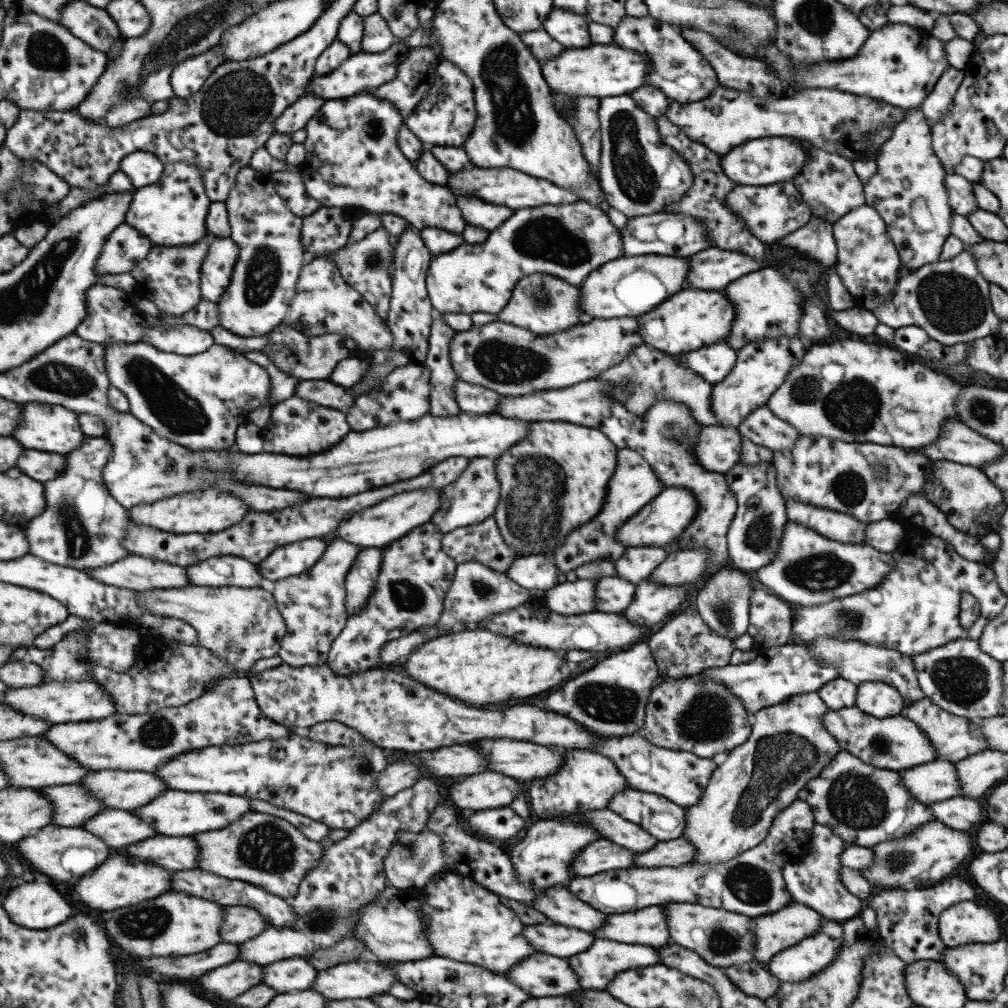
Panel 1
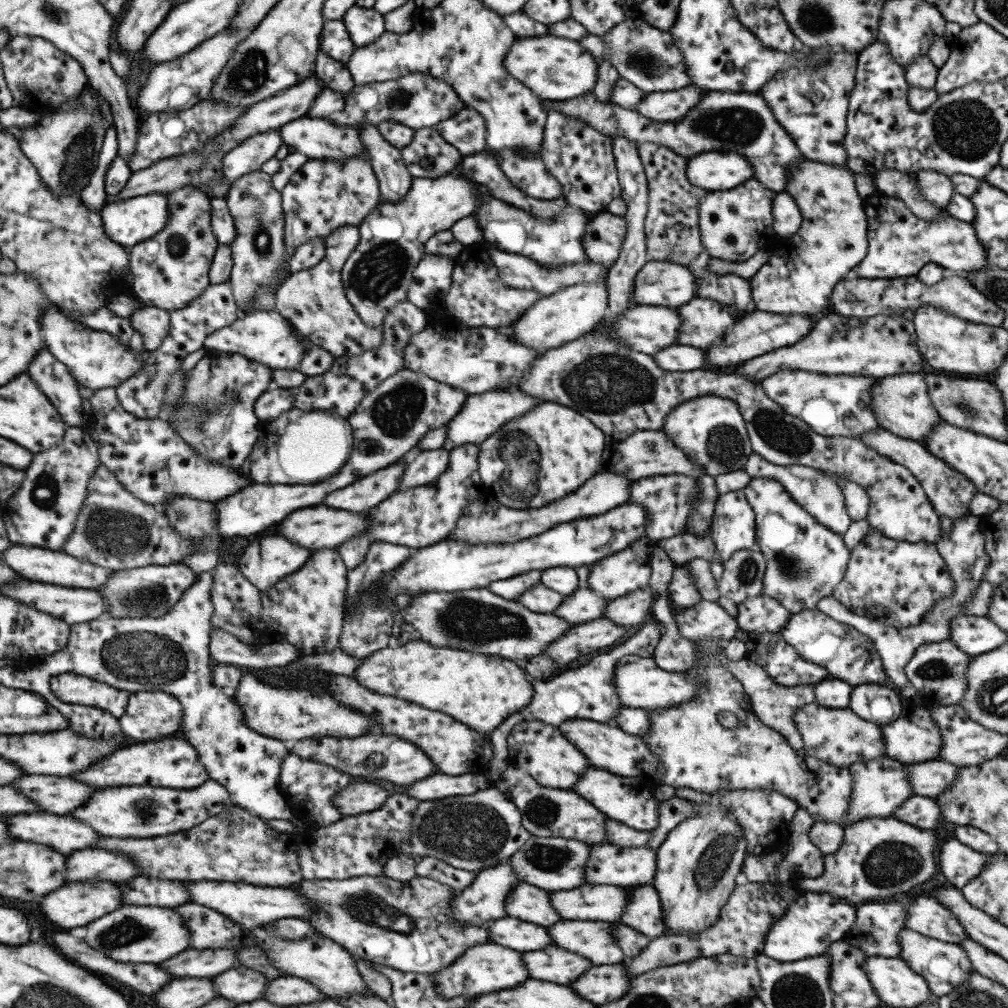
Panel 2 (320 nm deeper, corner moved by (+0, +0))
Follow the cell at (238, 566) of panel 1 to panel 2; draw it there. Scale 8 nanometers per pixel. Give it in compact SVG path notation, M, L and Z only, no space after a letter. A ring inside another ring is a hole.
M181 562L165 566L142 566L124 571L115 571L110 574L105 585L97 590L108 601L108 609L104 616L113 618L159 618L170 611L170 608L179 600L183 591L195 580L197 574L189 570Z

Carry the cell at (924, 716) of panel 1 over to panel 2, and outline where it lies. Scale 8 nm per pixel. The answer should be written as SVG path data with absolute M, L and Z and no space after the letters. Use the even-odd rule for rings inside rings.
M917 706L903 708L903 711L893 722L880 725L880 730L884 756L891 760L903 763L920 763L938 758L938 752L942 745L941 735L930 717L928 706L925 708Z

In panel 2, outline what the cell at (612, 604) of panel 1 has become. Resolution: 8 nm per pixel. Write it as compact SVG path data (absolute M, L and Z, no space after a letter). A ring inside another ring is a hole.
M586 587L577 588L571 594L564 595L559 603L559 606L557 606L552 613L555 616L559 616L559 618L563 618L565 622L568 622L573 626L601 617L607 602L607 600L605 600L602 596L599 596L593 590L589 590Z

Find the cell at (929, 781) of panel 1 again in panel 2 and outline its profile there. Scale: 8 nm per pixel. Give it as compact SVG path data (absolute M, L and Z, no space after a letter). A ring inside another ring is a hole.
M881 756L873 760L850 764L848 771L852 783L848 809L844 818L847 825L866 818L889 817L906 798L913 795L903 762Z

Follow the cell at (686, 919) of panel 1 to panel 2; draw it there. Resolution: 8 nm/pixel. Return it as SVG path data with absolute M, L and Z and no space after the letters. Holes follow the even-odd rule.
M635 885L630 890L633 890L633 894L629 894L627 906L618 922L649 939L667 934L662 921L663 908L652 885Z

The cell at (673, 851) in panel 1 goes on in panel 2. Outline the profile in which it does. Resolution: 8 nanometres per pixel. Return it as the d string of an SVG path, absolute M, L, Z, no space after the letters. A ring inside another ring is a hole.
M608 843L589 845L589 858L585 864L585 882L587 884L611 884L618 887L651 885L656 870L655 853L656 851L645 847L617 847Z

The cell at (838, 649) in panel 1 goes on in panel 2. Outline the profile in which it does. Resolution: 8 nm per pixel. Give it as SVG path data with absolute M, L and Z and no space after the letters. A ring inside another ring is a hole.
M816 608L790 613L778 635L792 646L805 662L824 668L827 678L839 679L852 687L871 683L883 684L887 679L881 670L882 662L873 642L849 624L837 622Z

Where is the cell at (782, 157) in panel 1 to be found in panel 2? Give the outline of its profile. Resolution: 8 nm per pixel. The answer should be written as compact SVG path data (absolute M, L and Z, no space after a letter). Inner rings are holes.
M734 152L699 153L690 157L685 169L689 184L705 190L729 190L754 176L745 156Z

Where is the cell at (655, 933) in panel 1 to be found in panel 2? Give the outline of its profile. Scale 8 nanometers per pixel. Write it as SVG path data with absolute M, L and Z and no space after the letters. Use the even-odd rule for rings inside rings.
M555 922L547 928L549 938L559 948L587 958L593 966L599 964L621 964L624 954L611 936L607 922Z

